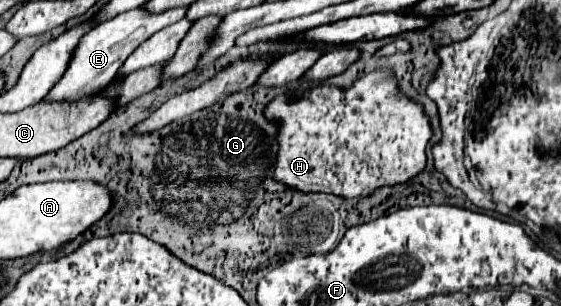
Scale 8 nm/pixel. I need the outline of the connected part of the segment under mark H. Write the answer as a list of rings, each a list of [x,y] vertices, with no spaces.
[[[374,70],[360,76],[348,88],[318,84],[302,94],[280,94],[264,108],[264,118],[278,122],[278,152],[272,180],[304,194],[326,192],[340,198],[370,196],[382,186],[406,184],[426,168],[426,146],[432,138],[430,118],[422,104],[398,88],[394,70]]]

